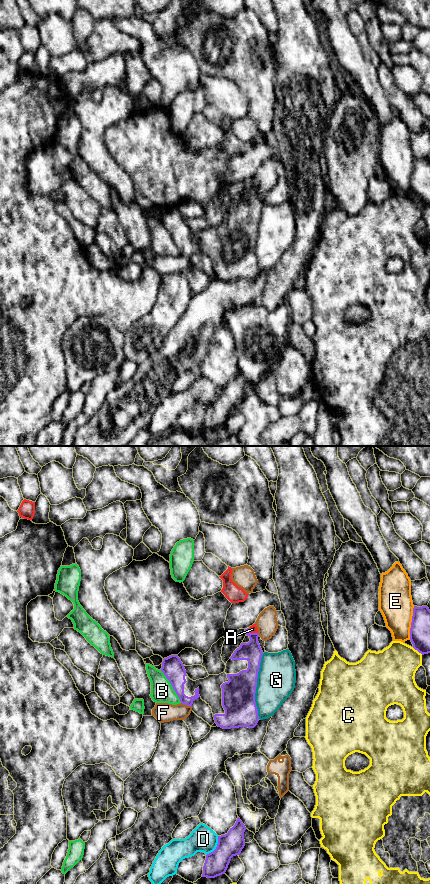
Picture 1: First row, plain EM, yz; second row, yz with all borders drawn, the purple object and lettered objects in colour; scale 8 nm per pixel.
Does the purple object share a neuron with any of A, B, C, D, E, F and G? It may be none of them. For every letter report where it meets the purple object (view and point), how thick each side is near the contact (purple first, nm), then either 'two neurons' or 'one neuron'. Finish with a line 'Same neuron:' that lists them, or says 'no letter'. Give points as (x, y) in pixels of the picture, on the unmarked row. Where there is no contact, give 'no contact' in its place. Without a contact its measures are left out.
A: meets purple in yz at (252, 185); 160 nm thick on the purple side, 60 nm on the other; two neurons
B: meets purple in yz at (172, 238); 170 nm thick on the purple side, 180 nm on the other; two neurons
C: meets purple in yz at (417, 202); 160 nm thick on the purple side, 360 nm on the other; two neurons
D: meets purple in yz at (216, 399); 190 nm thick on the purple side, 200 nm on the other; two neurons
E: meets purple in yz at (411, 175); 160 nm thick on the purple side, 280 nm on the other; two neurons
F: meets purple in yz at (186, 256); 140 nm thick on the purple side, 160 nm on the other; two neurons
G: meets purple in yz at (256, 238); 280 nm thick on the purple side, 300 nm on the other; two neurons
Same neuron: no letter

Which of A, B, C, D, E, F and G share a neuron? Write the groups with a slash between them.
A / B / C / D / E / F / G

